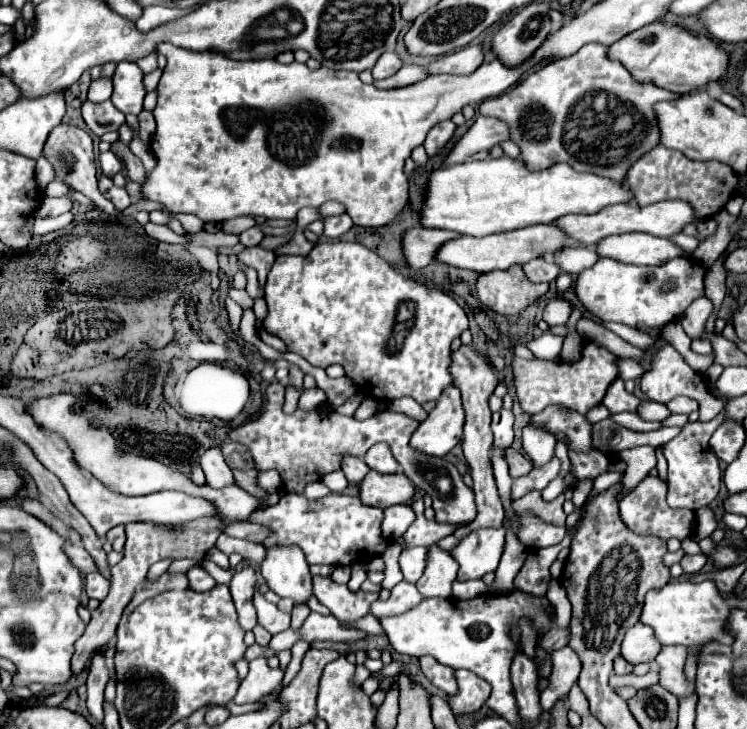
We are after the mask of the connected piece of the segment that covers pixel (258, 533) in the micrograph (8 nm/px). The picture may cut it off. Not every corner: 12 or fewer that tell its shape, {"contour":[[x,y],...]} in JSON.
{"contour":[[239,522],[223,528],[225,534],[263,544],[271,530],[263,524]]}

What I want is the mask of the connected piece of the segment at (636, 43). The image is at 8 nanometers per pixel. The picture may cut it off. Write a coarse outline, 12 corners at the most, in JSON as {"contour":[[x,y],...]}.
{"contour":[[651,22],[609,46],[637,82],[677,94],[719,80],[729,56]]}

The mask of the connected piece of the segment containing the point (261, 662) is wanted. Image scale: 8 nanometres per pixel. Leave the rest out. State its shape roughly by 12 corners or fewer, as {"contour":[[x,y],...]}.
{"contour":[[265,658],[249,662],[249,674],[233,698],[259,702],[277,692],[281,668],[269,670]]}

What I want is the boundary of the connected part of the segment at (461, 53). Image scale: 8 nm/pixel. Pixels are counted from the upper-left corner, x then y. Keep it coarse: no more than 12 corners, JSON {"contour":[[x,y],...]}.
{"contour":[[471,44],[427,66],[429,74],[471,74],[483,48]]}

